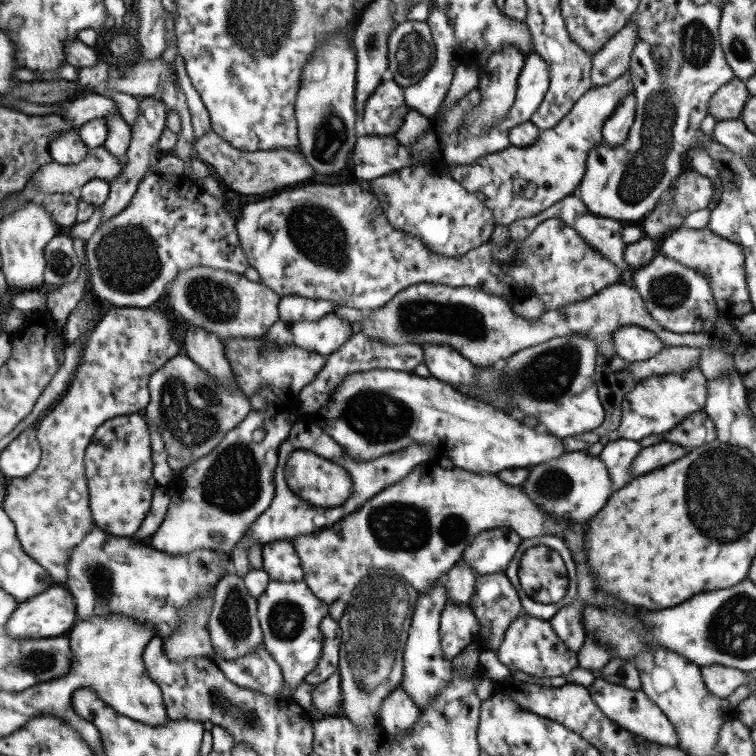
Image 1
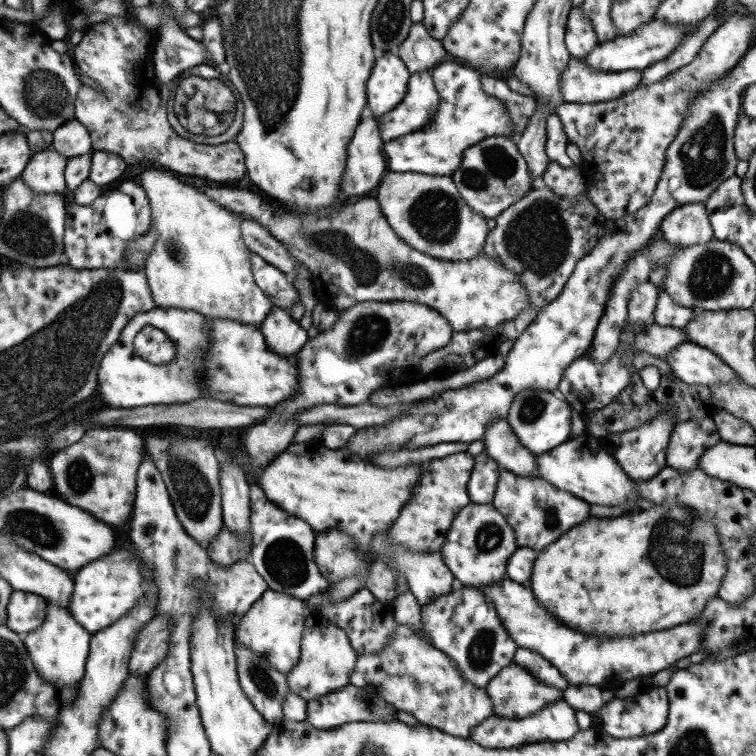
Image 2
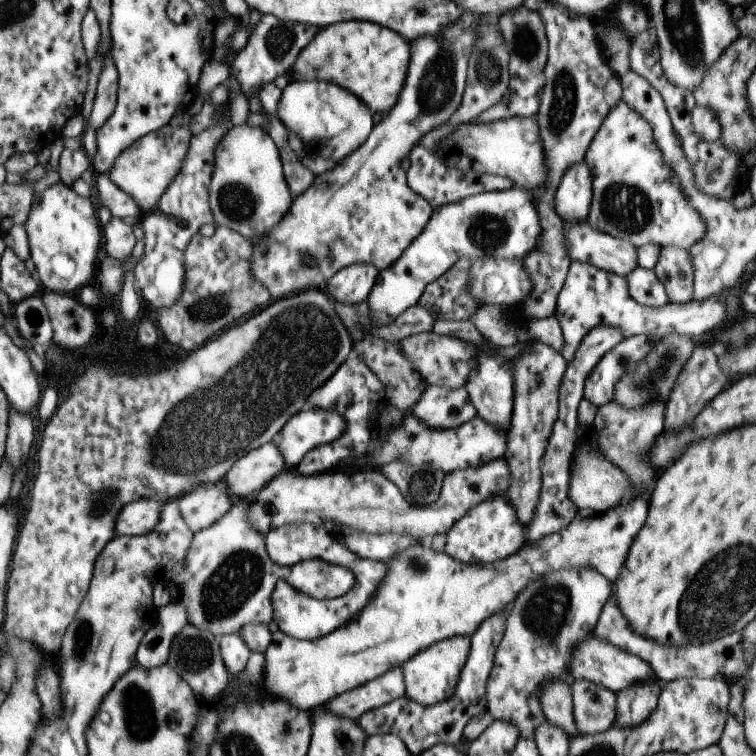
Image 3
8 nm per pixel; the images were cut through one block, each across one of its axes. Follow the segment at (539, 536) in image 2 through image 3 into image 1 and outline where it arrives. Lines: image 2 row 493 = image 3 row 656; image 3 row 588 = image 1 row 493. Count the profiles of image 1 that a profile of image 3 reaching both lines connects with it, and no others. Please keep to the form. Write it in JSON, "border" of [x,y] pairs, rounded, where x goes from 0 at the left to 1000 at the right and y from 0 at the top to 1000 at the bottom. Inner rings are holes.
{"border":[[[772,594],[750,598],[745,603],[698,619],[697,635],[689,646],[692,653],[702,659],[702,664],[717,672],[717,677],[730,683],[749,683],[750,693],[755,693],[757,688],[761,693],[770,693],[792,672],[798,672],[800,661],[811,652],[808,643],[798,610],[790,599],[782,603]]]}

